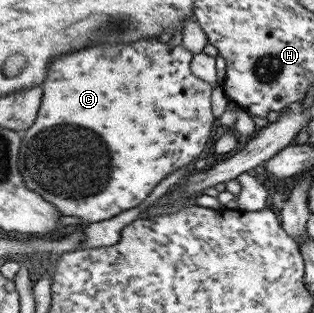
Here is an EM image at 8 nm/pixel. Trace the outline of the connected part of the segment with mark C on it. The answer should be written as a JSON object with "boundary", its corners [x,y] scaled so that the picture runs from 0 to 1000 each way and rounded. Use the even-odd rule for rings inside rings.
{"boundary":[[[452,121],[452,128],[414,134],[408,147],[376,147],[376,153],[306,147],[306,153],[248,160],[236,173],[204,173],[204,179],[172,185],[172,198],[153,204],[153,236],[134,262],[134,332],[121,345],[115,383],[99,390],[102,403],[64,425],[70,447],[54,492],[54,530],[83,601],[172,658],[191,687],[242,690],[248,703],[274,716],[299,712],[344,703],[392,671],[439,658],[532,556],[573,534],[586,537],[611,508],[627,508],[631,492],[650,479],[669,441],[669,415],[675,415],[682,374],[669,361],[669,291],[678,278],[605,233],[611,176],[611,166],[592,160],[580,141],[551,147],[535,134],[513,137],[503,121]]]}

